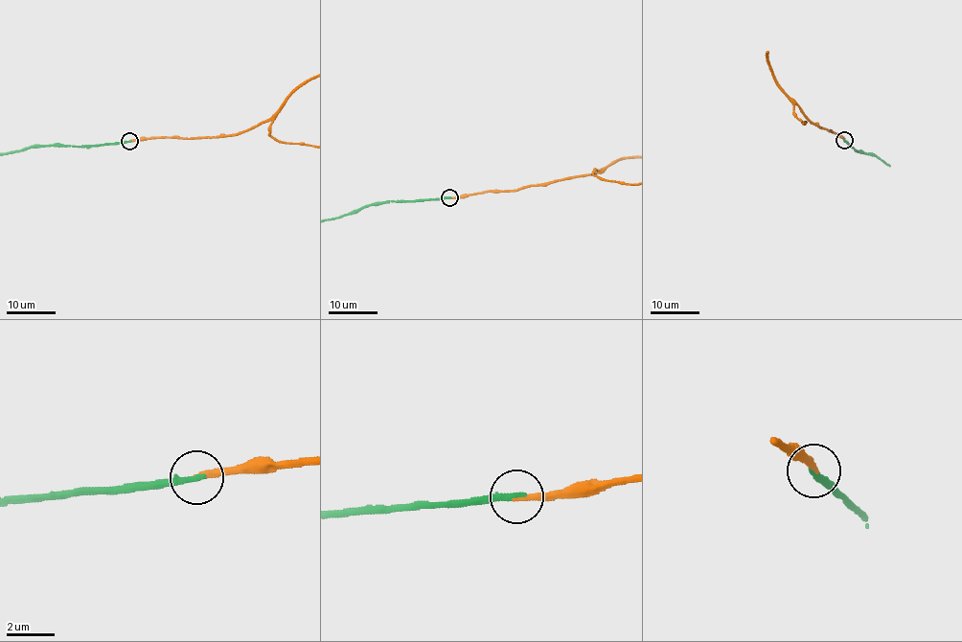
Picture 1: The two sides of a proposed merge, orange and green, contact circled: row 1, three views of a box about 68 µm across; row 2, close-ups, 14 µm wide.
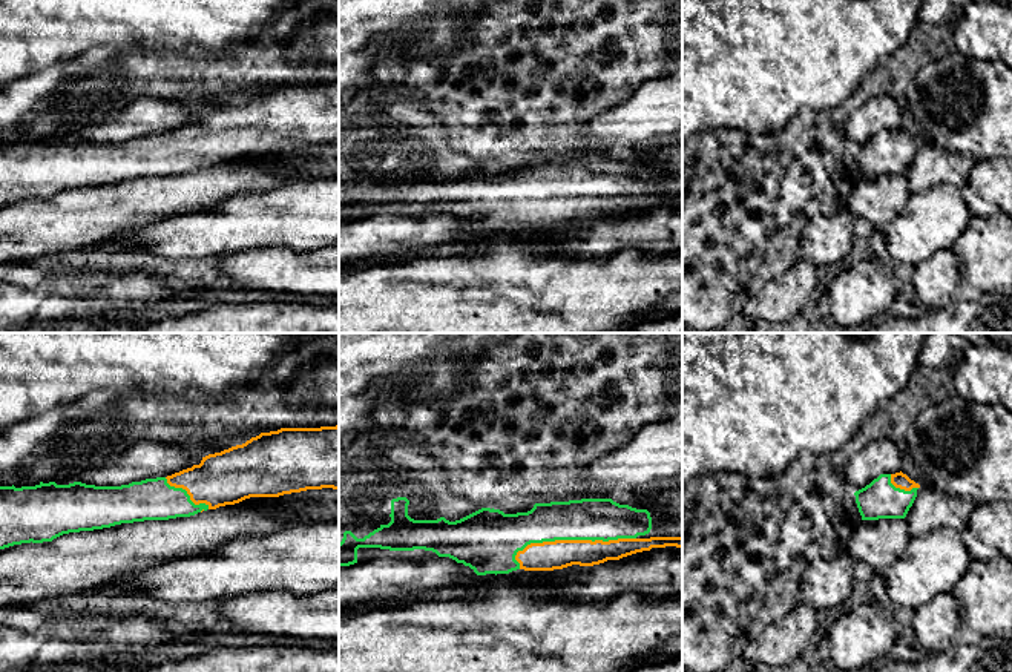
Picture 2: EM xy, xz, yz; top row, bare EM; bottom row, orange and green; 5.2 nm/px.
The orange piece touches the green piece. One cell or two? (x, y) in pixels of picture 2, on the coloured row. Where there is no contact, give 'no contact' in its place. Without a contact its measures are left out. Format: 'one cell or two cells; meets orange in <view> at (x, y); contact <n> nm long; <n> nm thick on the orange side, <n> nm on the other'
one cell; meets orange in xz at (572, 540); contact 650 nm long; 160 nm thick on the orange side, 220 nm on the other

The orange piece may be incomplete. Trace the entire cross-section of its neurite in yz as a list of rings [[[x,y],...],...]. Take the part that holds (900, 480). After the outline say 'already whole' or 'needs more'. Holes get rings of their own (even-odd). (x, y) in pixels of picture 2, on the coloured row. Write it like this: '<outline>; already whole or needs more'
[[[880,474],[854,492],[862,520],[905,519],[912,506],[918,483],[906,474]]]; needs more

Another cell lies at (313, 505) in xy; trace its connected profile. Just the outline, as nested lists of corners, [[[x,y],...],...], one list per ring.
[[[333,488],[307,489],[279,497],[250,497],[241,503],[297,516],[310,523],[339,523],[339,489]]]

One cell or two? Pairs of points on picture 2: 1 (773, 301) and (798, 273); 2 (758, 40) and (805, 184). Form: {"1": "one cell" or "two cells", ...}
{"1": "one cell", "2": "two cells"}

